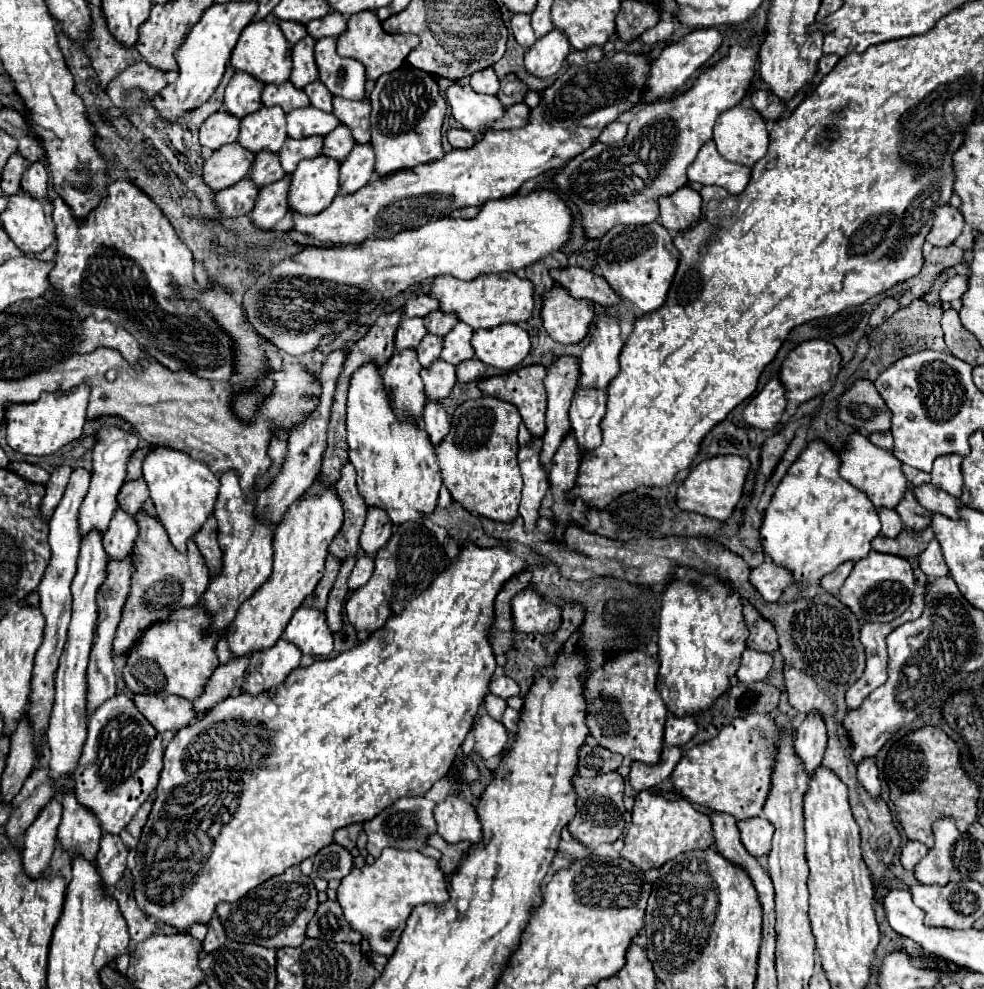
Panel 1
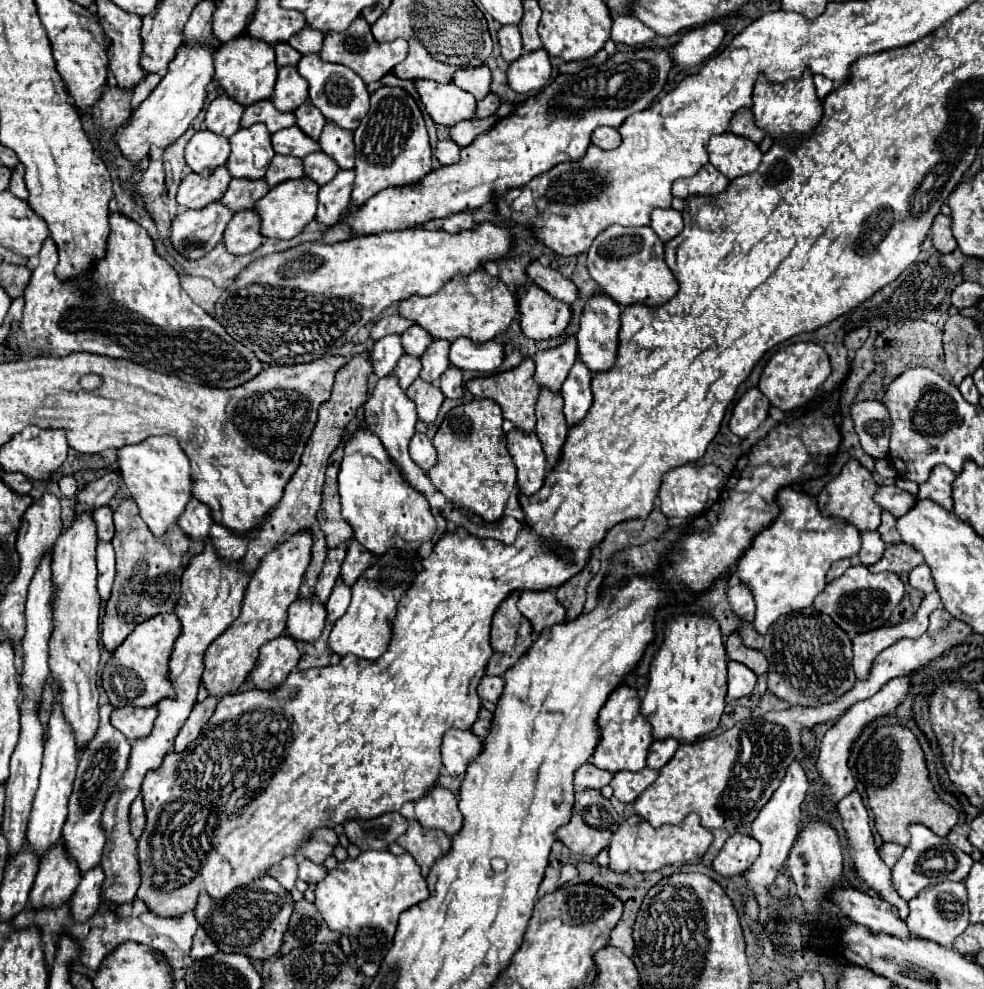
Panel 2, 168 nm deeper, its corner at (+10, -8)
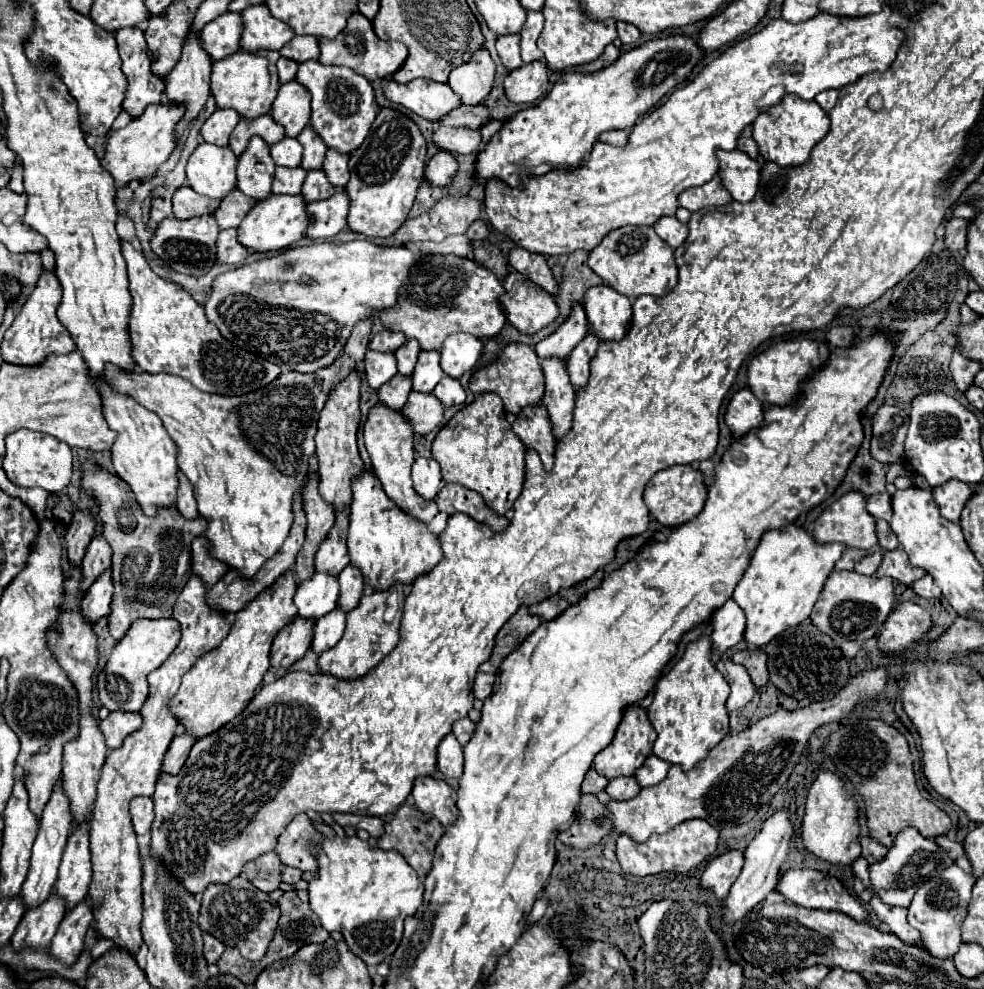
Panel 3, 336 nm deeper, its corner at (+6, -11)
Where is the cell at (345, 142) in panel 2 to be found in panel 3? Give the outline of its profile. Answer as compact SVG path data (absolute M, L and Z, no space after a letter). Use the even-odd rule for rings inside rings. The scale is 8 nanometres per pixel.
M328 151L326 159L324 159L324 173L336 189L342 189L350 179L348 155L342 155L338 151Z

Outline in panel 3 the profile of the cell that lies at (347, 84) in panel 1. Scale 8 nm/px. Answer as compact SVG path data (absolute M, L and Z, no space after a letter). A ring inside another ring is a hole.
M318 61L300 63L296 81L304 85L312 95L310 127L326 143L326 147L344 155L358 149L364 143L378 111L374 105L372 85L348 67L326 67Z

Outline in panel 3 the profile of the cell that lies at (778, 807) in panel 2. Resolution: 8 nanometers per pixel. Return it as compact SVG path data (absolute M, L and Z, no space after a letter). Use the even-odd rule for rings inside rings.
M776 811L772 817L768 817L764 821L762 831L750 841L748 849L744 851L744 867L742 867L740 877L734 881L728 897L722 903L722 911L724 911L722 921L724 923L732 925L740 917L744 917L750 909L754 909L758 903L762 903L770 891L774 891L774 885L780 875L780 867L790 853L792 833L794 833L794 829L788 819L788 811Z

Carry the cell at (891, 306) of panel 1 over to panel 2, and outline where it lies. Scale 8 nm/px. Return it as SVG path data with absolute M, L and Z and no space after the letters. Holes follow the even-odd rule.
M864 326L858 328L858 330L854 330L854 332L850 332L850 336L846 336L846 346L850 350L858 350L866 342L868 332L870 332L870 328L864 328Z

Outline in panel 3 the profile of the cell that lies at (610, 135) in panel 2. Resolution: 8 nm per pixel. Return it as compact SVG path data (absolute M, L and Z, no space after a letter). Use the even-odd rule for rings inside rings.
M604 131L600 135L600 141L608 143L608 145L614 145L614 147L624 147L628 143L628 131Z

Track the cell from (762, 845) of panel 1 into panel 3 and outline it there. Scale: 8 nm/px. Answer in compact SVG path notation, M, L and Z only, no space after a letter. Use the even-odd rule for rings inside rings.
M728 851L712 859L700 877L700 887L710 891L716 899L724 899L734 879L738 879L742 865L744 865L744 855L740 851Z

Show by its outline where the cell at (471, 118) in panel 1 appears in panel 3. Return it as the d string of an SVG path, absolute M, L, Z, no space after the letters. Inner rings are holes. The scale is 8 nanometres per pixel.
M384 79L382 91L388 101L402 105L428 121L436 121L460 105L460 97L452 93L448 85L426 79L414 79L406 85Z

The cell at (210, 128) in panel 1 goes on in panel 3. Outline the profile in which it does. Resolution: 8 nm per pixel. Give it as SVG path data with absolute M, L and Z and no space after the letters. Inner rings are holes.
M202 143L188 159L186 179L198 195L222 201L236 189L236 157L228 147Z

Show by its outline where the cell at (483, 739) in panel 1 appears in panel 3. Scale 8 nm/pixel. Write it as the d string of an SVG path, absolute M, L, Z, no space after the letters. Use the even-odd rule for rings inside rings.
M448 733L438 745L436 767L444 777L462 777L464 753L462 753L462 745L456 741L452 733Z

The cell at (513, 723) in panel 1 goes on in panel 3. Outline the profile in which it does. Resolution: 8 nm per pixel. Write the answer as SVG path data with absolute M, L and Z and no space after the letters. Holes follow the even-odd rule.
M466 717L466 719L458 719L458 721L454 723L454 727L452 727L452 733L454 733L454 737L458 739L458 743L466 745L466 743L470 741L472 733L474 733L474 723L472 723L468 717Z

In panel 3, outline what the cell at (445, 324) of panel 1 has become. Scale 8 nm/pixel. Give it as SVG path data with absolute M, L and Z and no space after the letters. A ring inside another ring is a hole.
M410 339L400 349L396 349L394 355L396 355L396 363L398 363L398 373L400 375L404 375L404 377L412 375L416 359L418 359L418 353L420 353L420 345L418 345L416 339Z

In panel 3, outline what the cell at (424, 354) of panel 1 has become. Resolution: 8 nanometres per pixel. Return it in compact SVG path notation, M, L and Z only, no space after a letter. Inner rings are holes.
M394 375L390 379L390 383L384 383L378 389L378 399L380 403L384 403L390 409L400 411L408 399L408 393L412 389L412 379L410 377L402 377L402 375Z

